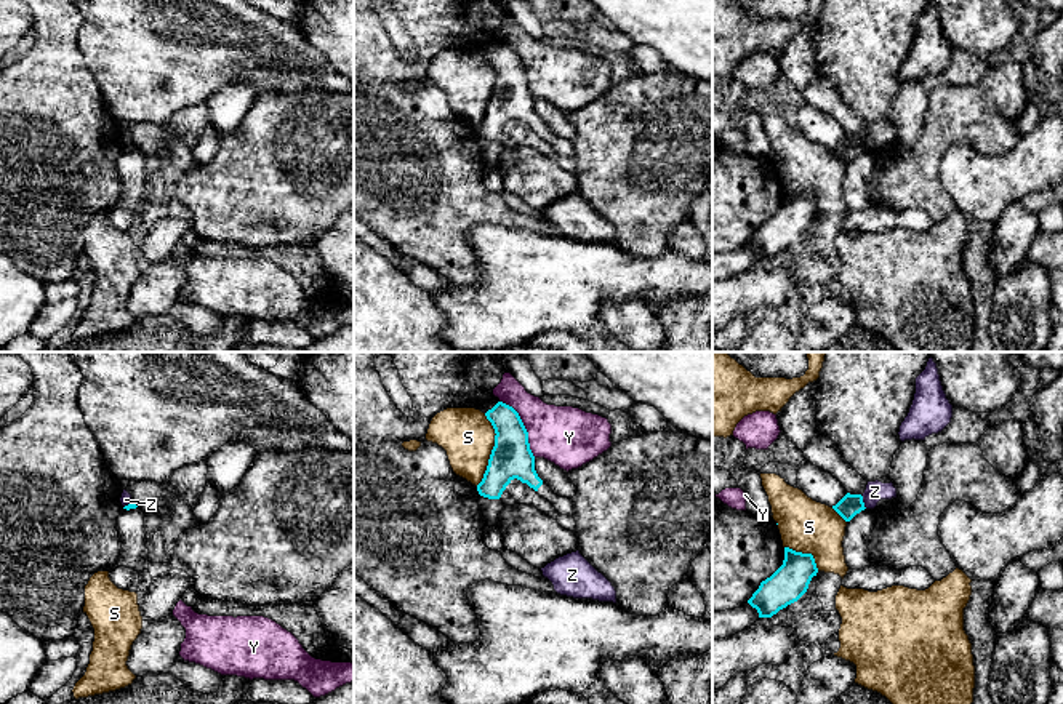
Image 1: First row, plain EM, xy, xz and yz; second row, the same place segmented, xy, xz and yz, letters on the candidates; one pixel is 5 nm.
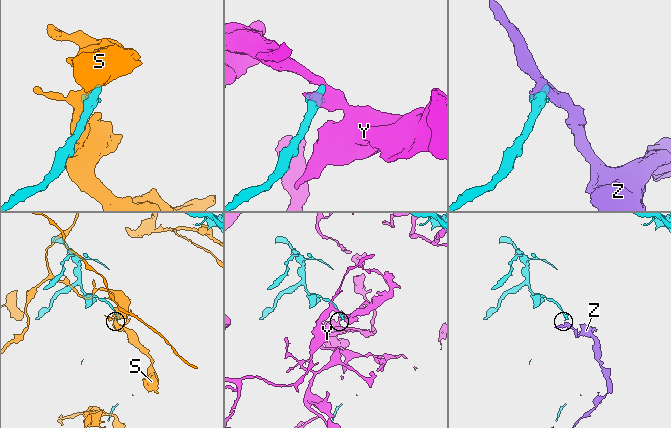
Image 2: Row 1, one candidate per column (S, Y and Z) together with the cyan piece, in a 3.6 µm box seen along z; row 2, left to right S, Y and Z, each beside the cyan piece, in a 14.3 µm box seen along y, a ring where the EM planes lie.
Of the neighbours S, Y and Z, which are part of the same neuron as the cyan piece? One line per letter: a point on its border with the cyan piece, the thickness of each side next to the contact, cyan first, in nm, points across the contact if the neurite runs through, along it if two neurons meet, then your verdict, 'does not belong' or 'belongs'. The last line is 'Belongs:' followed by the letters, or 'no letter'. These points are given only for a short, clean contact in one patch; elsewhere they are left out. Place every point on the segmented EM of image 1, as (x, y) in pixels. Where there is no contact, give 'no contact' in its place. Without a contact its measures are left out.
S: xz (492, 450) | 220/260 nm | does not belong
Y: xz (524, 426) | 220/300 nm | does not belong
Z: yz (862, 501) | 110/100 nm | along yz (860, 495), (866, 508) | does not belong
Belongs: no letter

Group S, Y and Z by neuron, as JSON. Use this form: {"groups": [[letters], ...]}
{"groups": [["S"], ["Y"], ["Z"]]}

